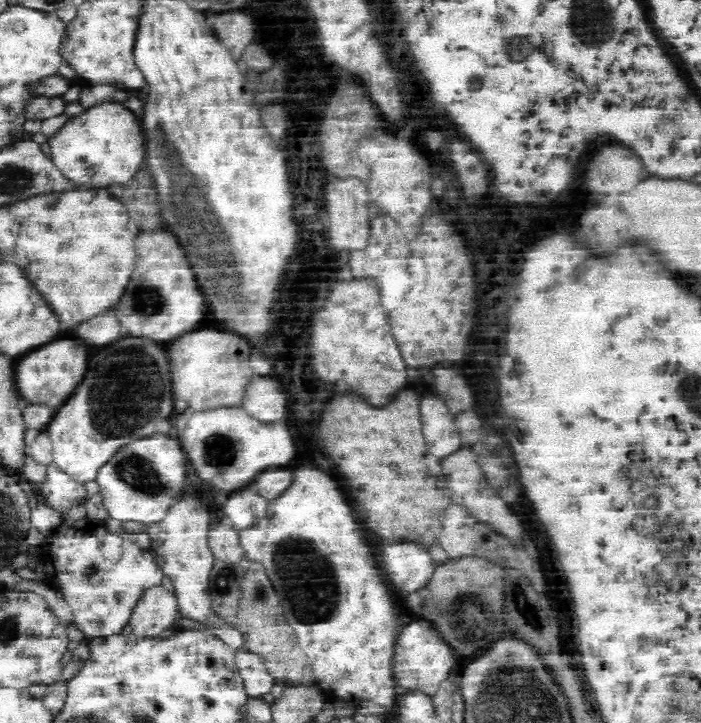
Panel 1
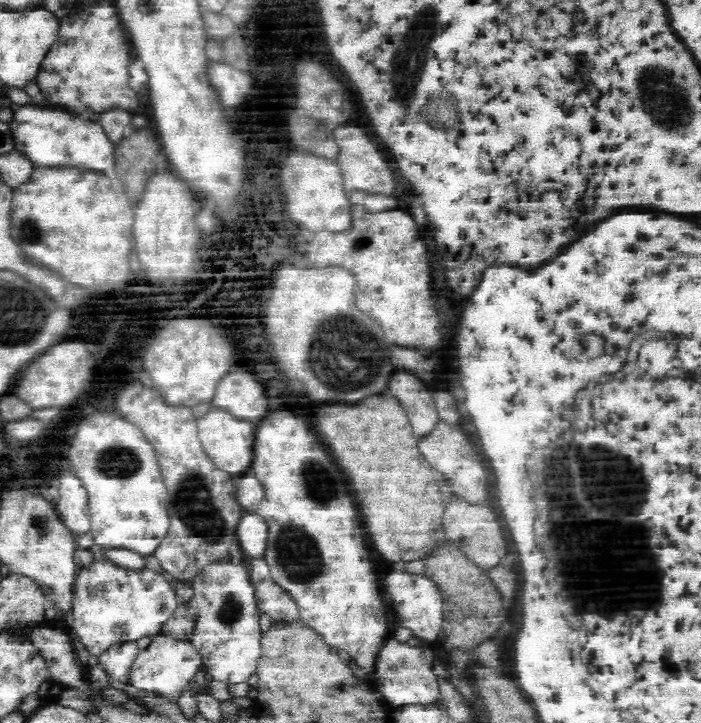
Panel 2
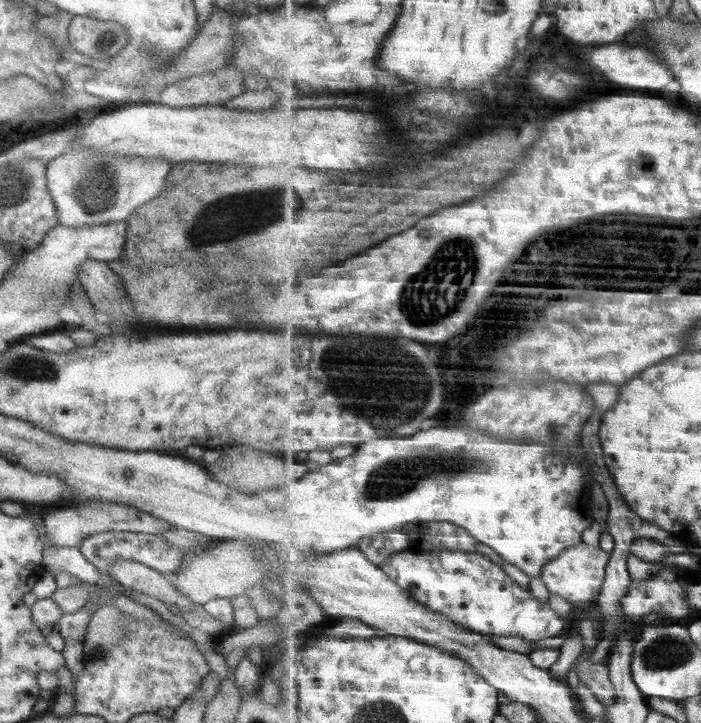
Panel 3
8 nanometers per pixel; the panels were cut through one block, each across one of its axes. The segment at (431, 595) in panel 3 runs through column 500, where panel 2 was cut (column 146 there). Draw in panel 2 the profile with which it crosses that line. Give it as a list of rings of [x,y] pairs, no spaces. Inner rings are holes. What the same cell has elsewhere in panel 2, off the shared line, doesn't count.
[[[110,559],[89,560],[89,565],[81,566],[76,573],[71,586],[71,599],[73,602],[72,626],[80,642],[92,656],[98,656],[112,645],[136,641],[143,636],[156,636],[161,632],[163,624],[174,614],[178,608],[176,593],[172,588],[172,582],[166,574],[150,570],[150,568],[120,568]]]

